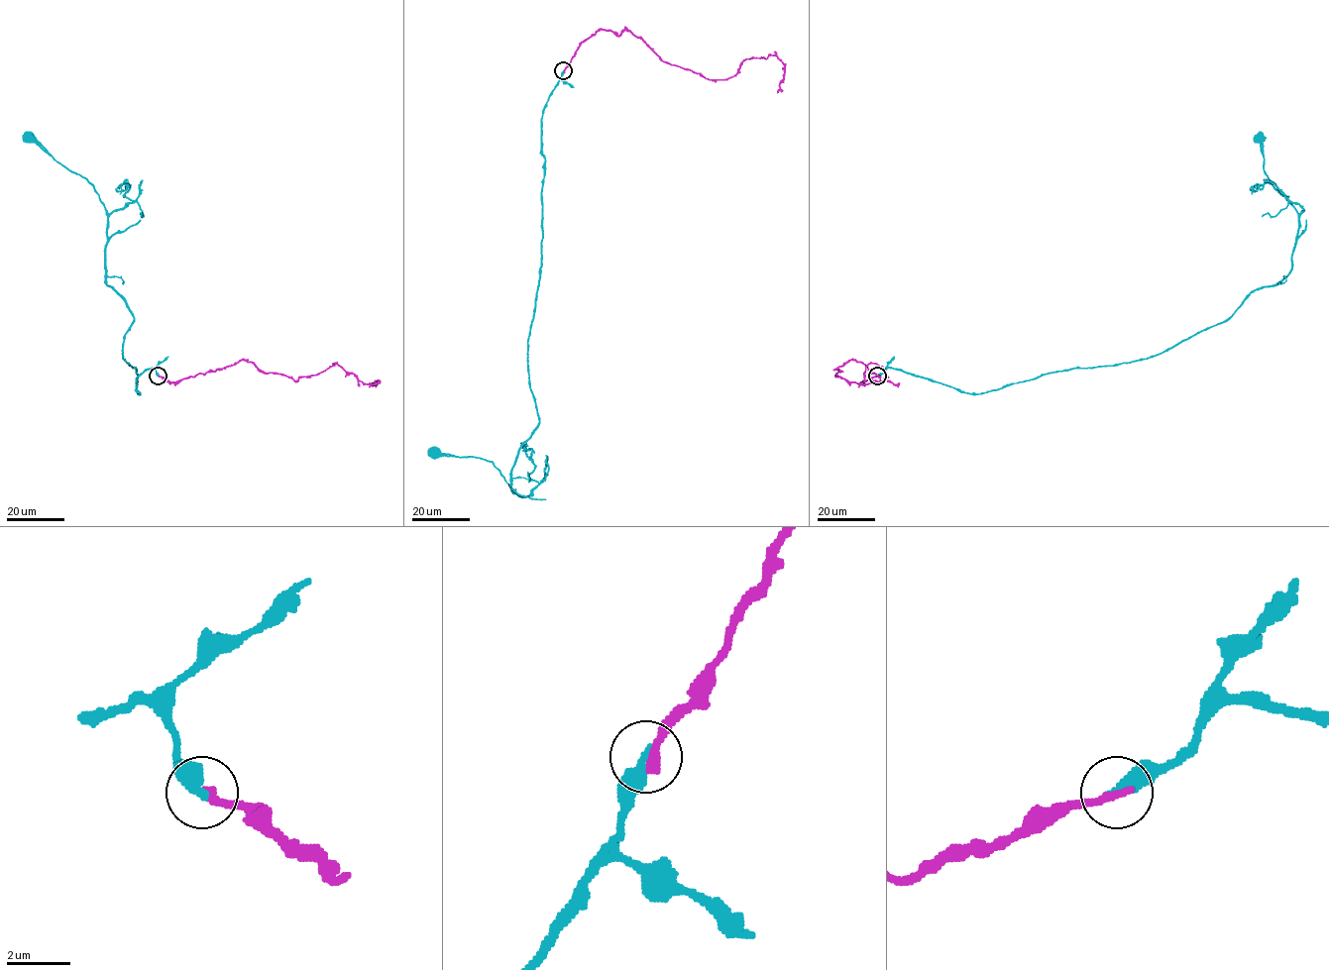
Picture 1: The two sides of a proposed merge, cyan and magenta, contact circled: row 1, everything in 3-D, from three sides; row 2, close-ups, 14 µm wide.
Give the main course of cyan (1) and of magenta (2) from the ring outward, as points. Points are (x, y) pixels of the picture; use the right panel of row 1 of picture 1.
1: (878, 376), (894, 368), (984, 393), (1148, 359), (1224, 322), (1292, 267), (1298, 213), (1266, 174), (1261, 138)
2: (878, 376), (856, 382), (835, 375), (851, 360), (881, 380), (886, 375), (869, 364), (862, 383), (900, 382)

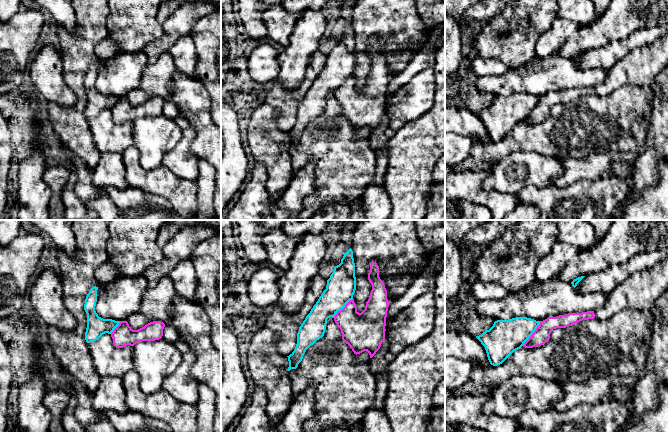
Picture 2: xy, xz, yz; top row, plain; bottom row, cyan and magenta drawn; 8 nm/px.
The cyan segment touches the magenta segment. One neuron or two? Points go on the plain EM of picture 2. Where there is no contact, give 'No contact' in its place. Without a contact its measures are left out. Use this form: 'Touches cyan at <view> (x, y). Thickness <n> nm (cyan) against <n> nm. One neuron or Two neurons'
Touches cyan at yz (533, 108). Thickness 280 nm (cyan) against 140 nm. Two neurons

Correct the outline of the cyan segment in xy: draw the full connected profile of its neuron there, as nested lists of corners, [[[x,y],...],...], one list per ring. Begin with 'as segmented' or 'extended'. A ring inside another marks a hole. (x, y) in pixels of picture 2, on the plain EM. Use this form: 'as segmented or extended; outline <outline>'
as segmented; outline [[[96,62],[90,65],[84,80],[84,86],[87,90],[87,104],[85,108],[85,116],[87,119],[96,117],[105,109],[111,110],[120,99],[120,97],[103,95],[98,92],[95,87],[97,66],[98,63]]]

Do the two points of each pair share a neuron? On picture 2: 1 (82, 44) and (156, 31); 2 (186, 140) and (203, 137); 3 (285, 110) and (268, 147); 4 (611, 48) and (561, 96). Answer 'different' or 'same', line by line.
1: different
2: different
3: different
4: different

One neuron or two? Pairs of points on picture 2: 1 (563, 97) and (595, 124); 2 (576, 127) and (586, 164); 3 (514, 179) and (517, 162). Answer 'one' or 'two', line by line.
1: two
2: two
3: one

